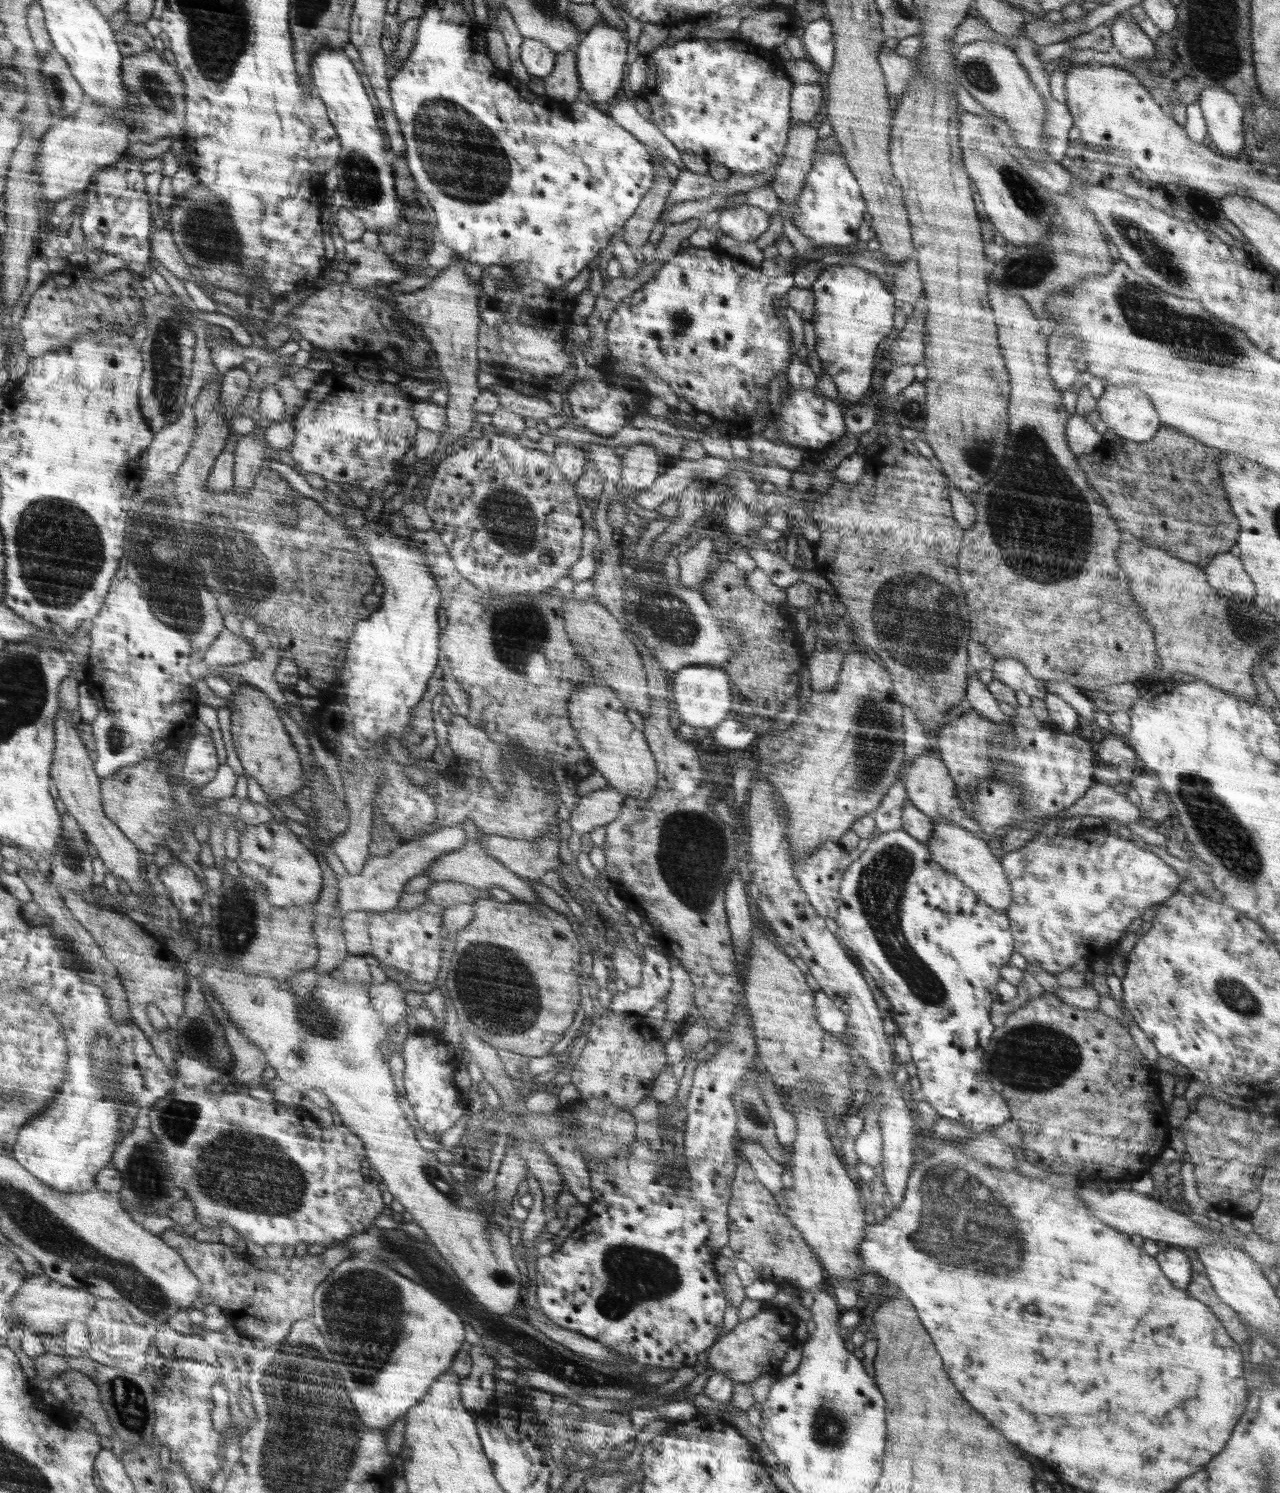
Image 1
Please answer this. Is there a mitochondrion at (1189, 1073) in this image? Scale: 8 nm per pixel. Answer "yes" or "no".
no

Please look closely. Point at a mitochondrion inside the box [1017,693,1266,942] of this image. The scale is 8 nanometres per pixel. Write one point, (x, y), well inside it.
(1223, 834)

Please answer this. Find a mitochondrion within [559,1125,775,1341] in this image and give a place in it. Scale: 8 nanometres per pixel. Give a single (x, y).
(628, 1268)

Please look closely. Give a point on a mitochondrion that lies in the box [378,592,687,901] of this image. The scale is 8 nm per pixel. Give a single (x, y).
(509, 622)

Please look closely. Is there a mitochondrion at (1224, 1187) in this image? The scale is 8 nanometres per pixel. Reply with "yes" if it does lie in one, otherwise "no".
no

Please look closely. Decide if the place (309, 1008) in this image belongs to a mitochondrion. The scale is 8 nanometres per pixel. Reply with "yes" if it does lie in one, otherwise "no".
yes

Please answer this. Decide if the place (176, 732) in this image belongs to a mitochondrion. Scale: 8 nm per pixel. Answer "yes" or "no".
no

